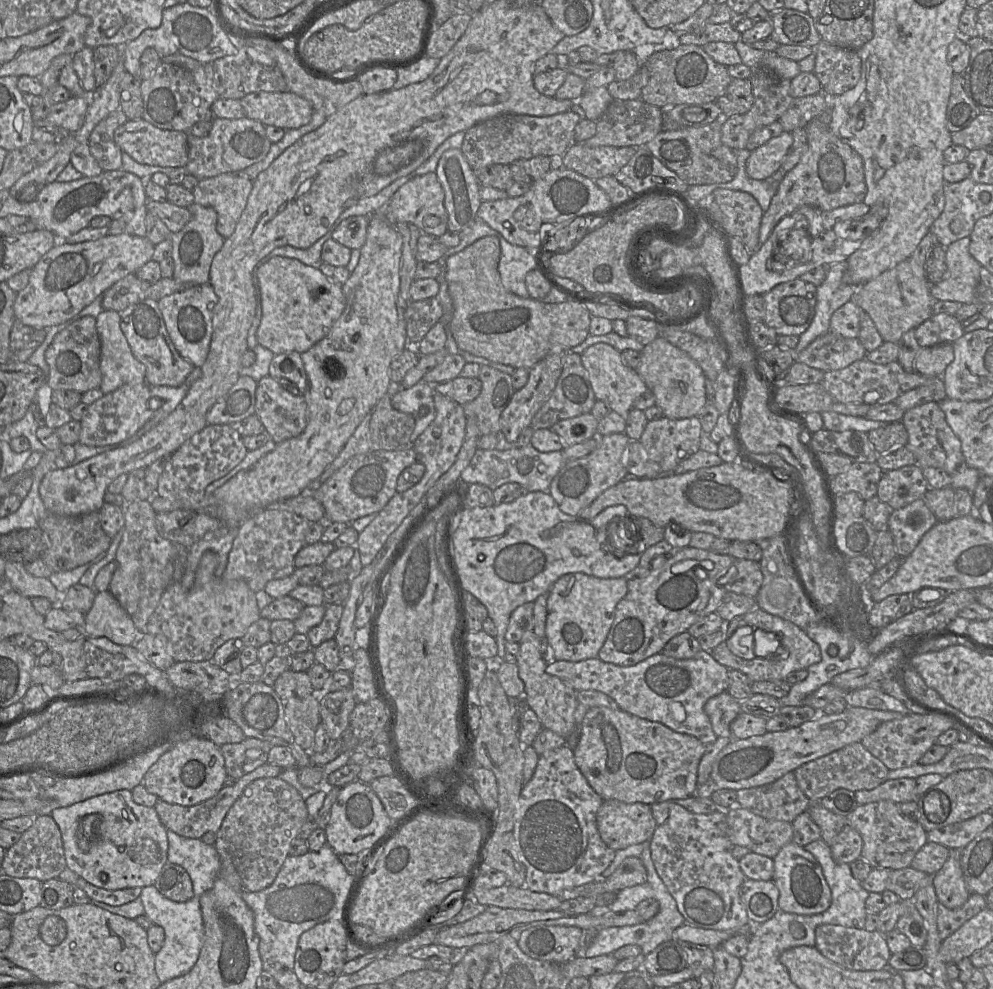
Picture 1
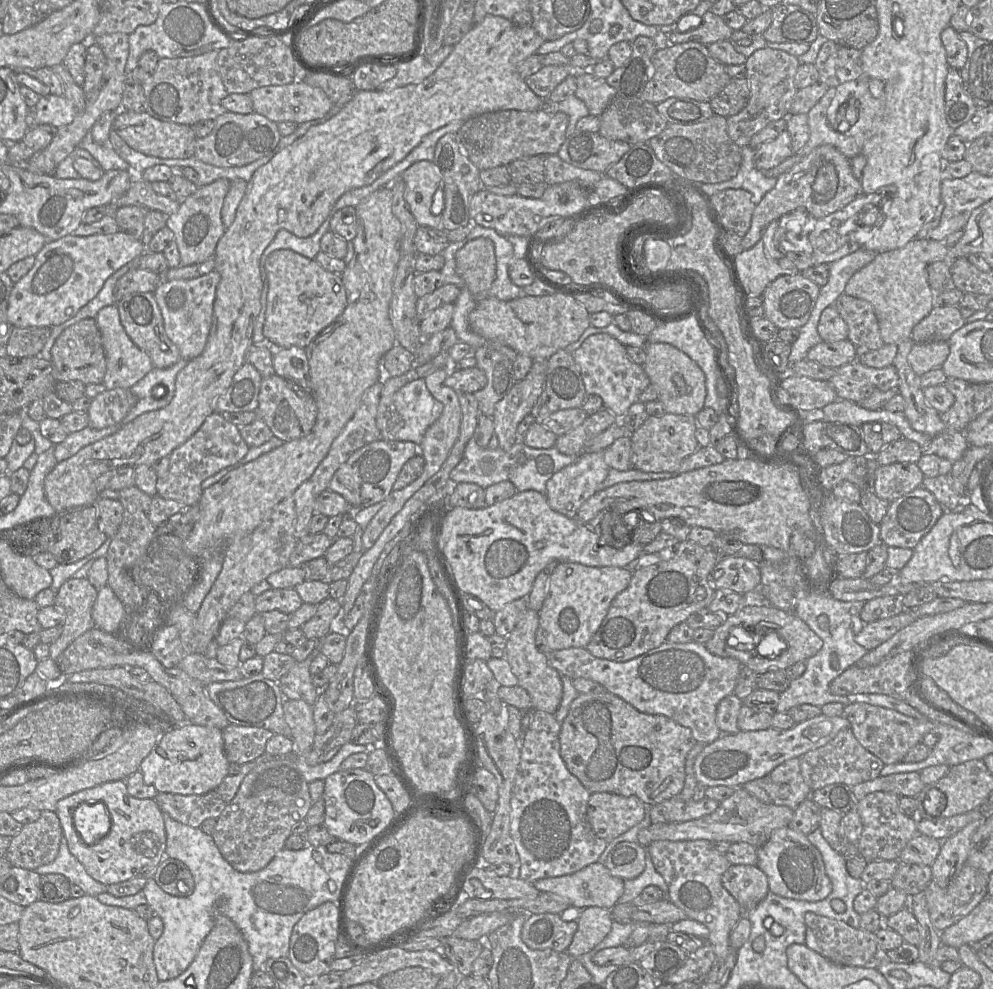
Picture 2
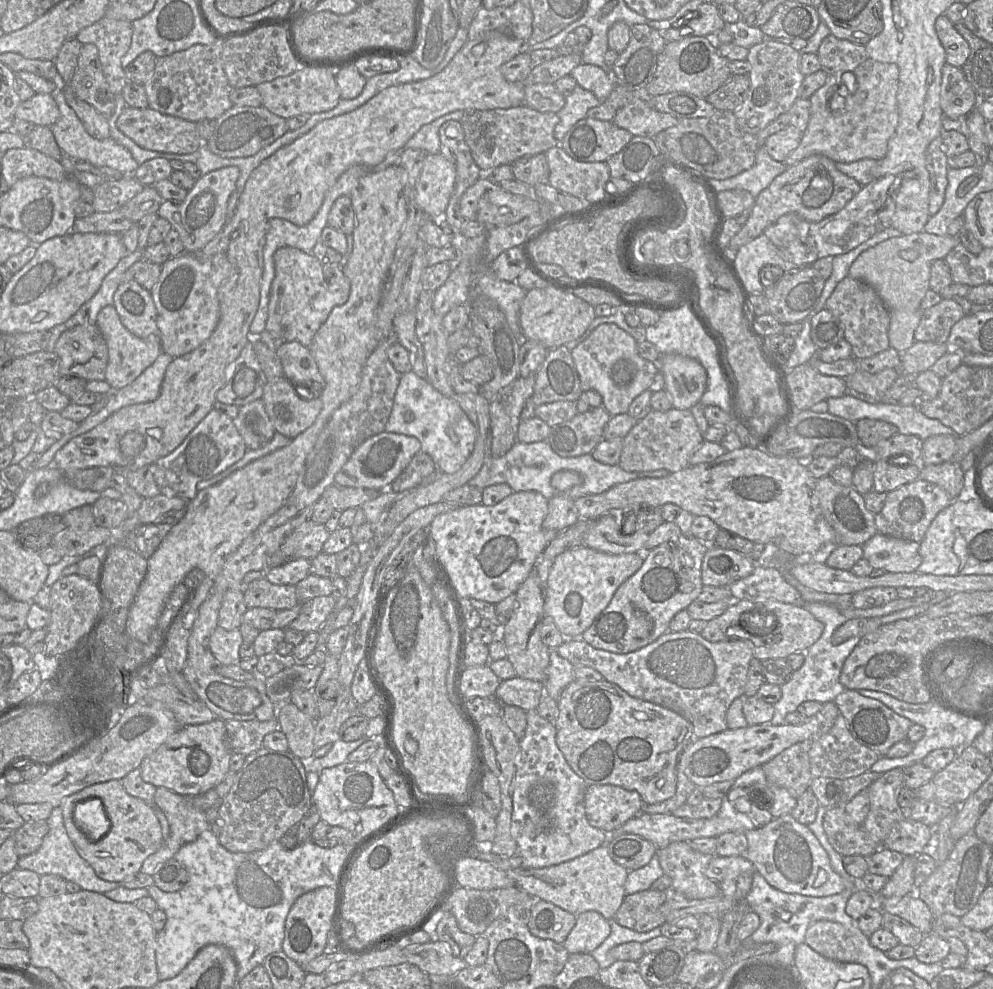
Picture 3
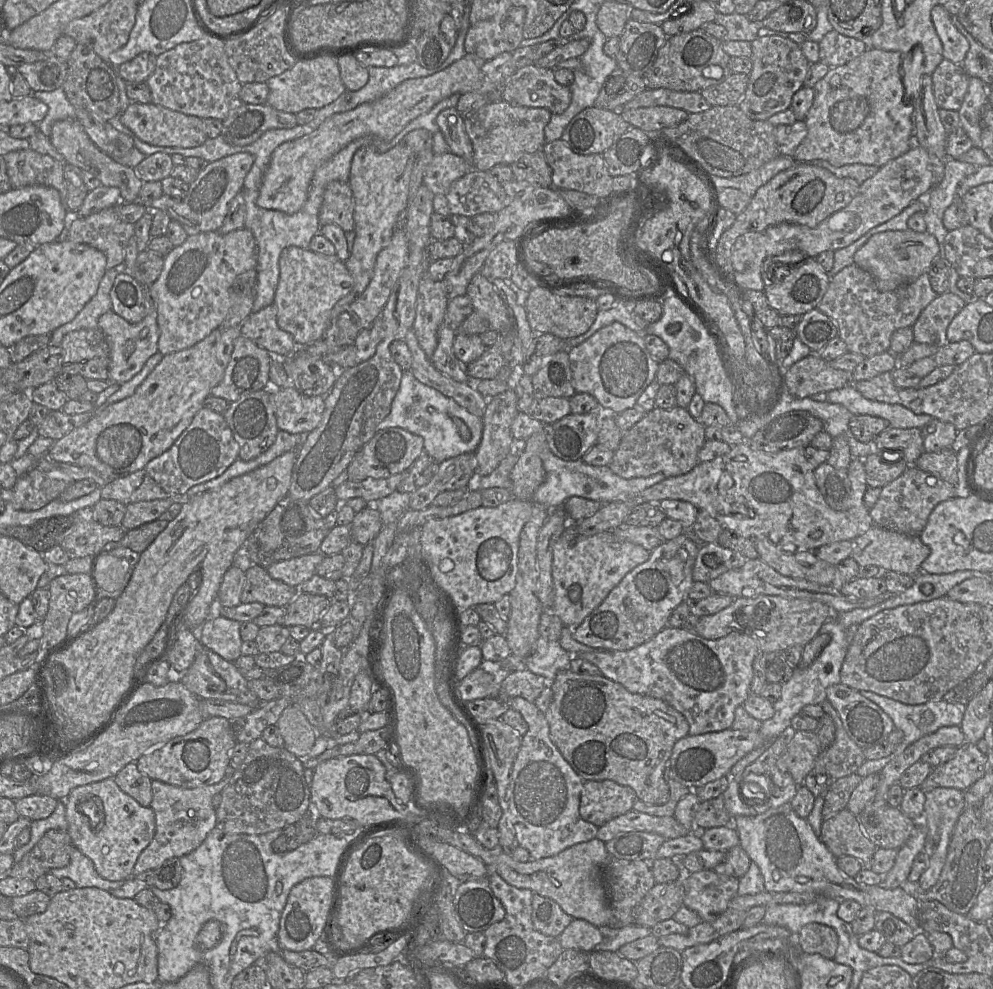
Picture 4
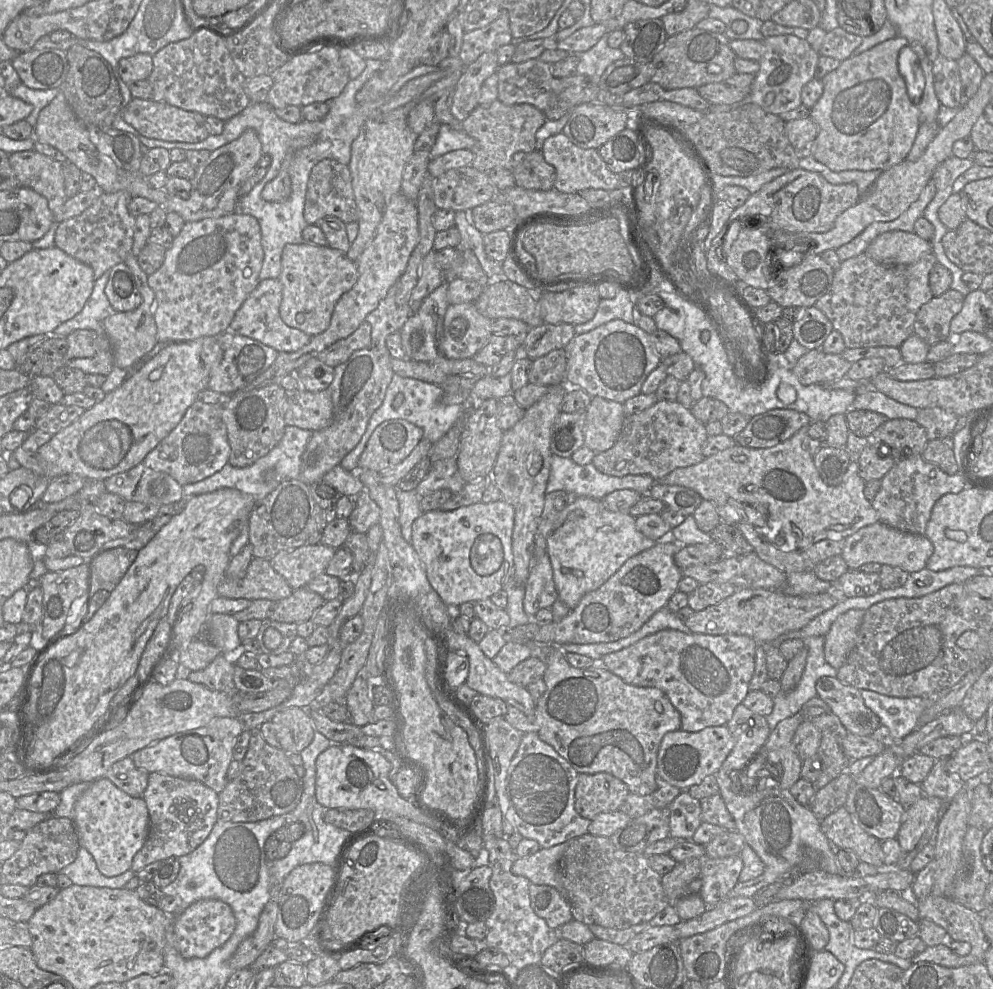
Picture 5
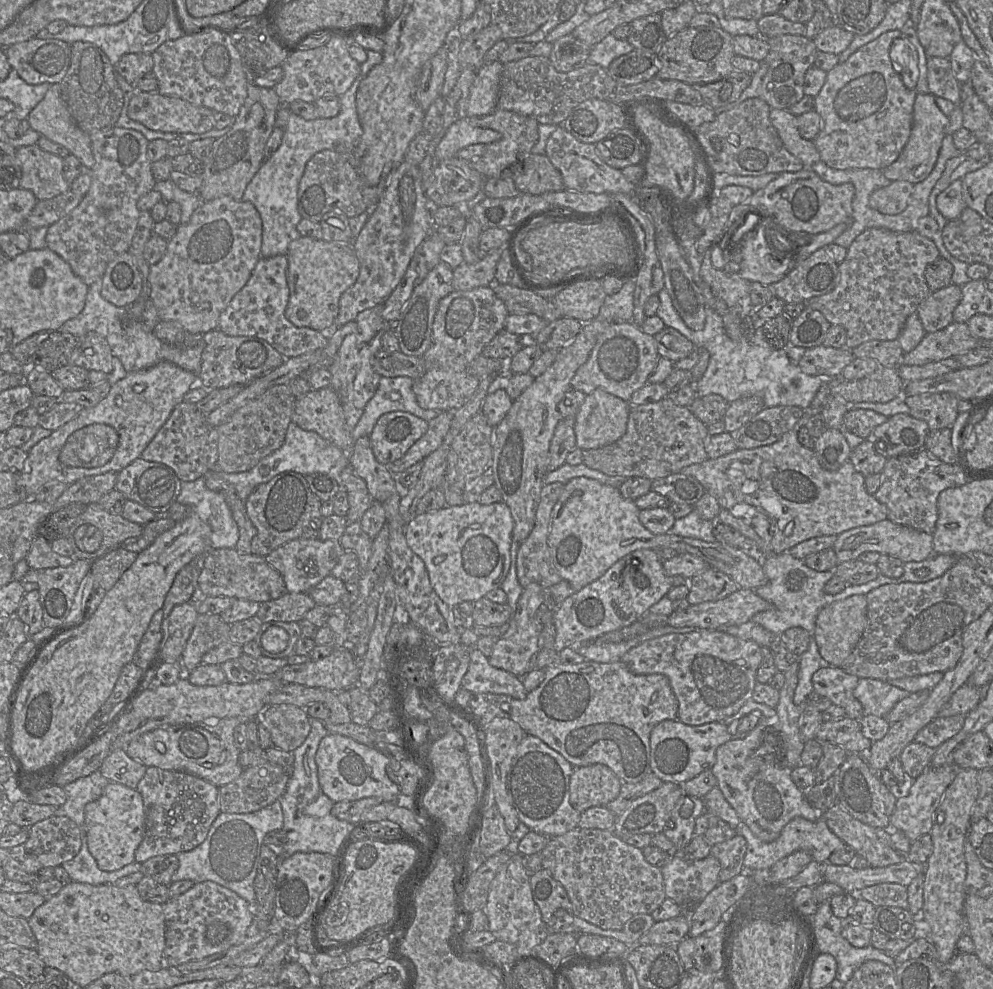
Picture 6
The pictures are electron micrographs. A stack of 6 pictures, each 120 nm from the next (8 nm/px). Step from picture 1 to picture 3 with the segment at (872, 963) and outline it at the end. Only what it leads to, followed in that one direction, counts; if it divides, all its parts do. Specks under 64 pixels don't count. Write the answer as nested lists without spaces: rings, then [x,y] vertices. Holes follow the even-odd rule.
[[[830,920],[814,922],[806,931],[804,943],[833,961],[845,963],[856,963],[857,961],[854,936],[838,922]]]

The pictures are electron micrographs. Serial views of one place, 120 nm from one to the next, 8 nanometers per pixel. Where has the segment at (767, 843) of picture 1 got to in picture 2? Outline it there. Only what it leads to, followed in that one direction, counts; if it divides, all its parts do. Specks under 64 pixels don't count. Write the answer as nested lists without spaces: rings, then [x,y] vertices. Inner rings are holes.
[[[738,787],[730,797],[721,801],[711,814],[683,822],[652,823],[638,833],[638,843],[649,846],[657,840],[707,840],[746,842],[760,847],[768,841],[774,830],[790,825],[793,813],[794,810],[787,806],[763,803],[744,788]]]

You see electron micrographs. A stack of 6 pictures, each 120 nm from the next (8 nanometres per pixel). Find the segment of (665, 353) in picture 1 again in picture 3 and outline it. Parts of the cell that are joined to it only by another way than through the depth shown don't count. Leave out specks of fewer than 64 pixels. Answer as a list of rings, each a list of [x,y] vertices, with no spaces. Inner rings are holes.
[[[663,354],[657,363],[673,408],[687,410],[700,402],[707,387],[707,372],[697,360],[680,354]]]

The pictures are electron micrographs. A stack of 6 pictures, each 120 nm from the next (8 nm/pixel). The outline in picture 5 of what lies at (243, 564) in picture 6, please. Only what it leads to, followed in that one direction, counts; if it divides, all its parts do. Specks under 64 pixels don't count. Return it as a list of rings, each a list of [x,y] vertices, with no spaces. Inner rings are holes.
[[[252,558],[242,579],[224,578],[217,589],[218,596],[230,599],[279,601],[291,595],[293,589],[278,574],[267,559]]]

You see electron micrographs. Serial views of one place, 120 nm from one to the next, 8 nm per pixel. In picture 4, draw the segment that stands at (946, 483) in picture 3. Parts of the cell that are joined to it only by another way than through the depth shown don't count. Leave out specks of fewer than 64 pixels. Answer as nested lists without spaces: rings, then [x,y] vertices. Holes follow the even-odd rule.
[[[951,449],[937,452],[923,452],[915,466],[925,472],[939,476],[943,481],[955,485],[958,483],[958,465],[956,453]]]

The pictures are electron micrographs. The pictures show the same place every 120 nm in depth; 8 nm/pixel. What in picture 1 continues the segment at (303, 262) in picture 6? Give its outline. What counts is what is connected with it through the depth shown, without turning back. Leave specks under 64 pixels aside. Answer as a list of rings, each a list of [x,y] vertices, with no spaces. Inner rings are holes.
[[[275,256],[256,271],[260,287],[262,318],[257,341],[276,354],[303,353],[323,339],[346,306],[342,286],[330,281],[318,268],[293,258]]]

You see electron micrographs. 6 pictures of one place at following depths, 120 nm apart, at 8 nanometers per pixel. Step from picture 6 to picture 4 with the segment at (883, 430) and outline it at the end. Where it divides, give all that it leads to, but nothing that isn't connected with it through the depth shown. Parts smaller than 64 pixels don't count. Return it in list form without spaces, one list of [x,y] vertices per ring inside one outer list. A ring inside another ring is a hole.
[[[893,428],[882,431],[872,442],[874,450],[893,450],[903,453],[907,465],[915,465],[923,450],[922,432],[919,428]]]

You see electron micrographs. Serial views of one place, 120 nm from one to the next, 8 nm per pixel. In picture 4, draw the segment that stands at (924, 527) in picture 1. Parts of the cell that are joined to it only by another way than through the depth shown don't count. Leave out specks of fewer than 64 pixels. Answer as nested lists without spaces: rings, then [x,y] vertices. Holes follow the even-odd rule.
[[[915,465],[895,480],[881,488],[880,496],[869,510],[873,524],[908,536],[920,536],[932,510],[943,501],[956,497],[956,487],[943,481],[939,476],[920,470]]]

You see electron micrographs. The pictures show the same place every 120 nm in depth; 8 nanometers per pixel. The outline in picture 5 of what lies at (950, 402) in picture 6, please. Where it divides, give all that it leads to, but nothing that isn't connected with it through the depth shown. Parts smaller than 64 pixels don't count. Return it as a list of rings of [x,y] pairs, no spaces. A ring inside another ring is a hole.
[[[940,407],[921,408],[916,421],[925,428],[928,440],[935,440],[952,436],[958,417]]]

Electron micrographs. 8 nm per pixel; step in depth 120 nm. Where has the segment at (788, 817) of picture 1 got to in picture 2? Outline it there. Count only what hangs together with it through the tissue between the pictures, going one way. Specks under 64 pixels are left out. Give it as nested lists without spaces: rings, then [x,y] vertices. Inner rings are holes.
[[[800,758],[783,762],[764,777],[744,783],[742,788],[763,803],[787,806],[792,810],[812,792],[801,774]]]

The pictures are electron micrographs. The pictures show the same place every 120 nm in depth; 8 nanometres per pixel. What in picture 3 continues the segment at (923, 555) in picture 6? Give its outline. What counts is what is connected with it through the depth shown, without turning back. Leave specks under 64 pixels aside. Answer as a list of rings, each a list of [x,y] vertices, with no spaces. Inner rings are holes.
[[[877,532],[862,545],[863,558],[875,569],[892,573],[916,571],[922,562],[920,544]]]

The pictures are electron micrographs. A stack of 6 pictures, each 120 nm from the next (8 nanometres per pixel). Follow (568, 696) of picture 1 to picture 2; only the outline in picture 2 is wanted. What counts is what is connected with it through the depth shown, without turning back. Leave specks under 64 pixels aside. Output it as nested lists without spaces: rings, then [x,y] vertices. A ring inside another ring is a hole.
[[[528,608],[506,637],[505,659],[518,679],[518,685],[529,694],[533,709],[555,714],[563,696],[562,676],[550,665],[548,656],[536,647],[535,637],[539,624],[539,613]]]

